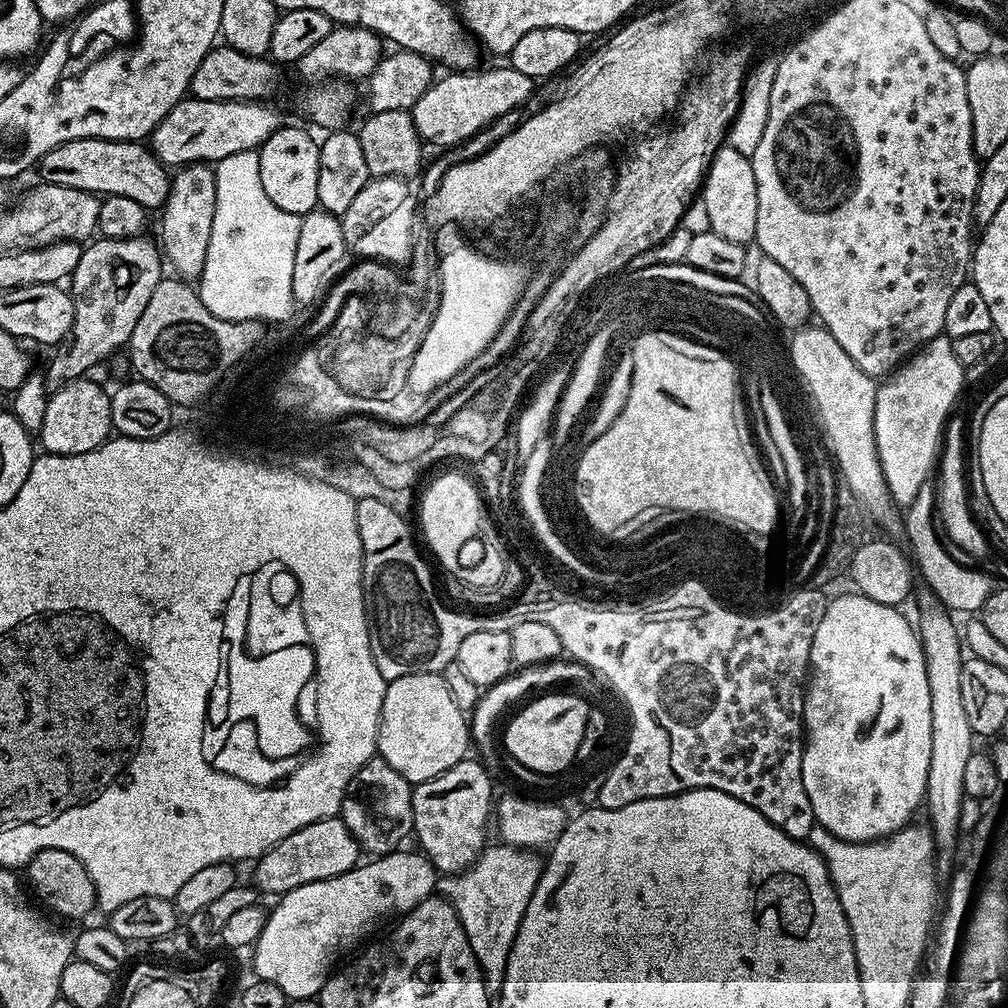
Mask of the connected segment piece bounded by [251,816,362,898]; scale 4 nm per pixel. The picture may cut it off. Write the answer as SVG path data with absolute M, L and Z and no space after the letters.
M327 816L324 820L310 822L310 826L302 826L302 830L294 830L294 834L282 838L282 842L264 852L255 861L251 883L257 893L269 892L272 898L279 898L298 886L346 874L357 867L359 856L362 856L360 843L350 834L344 821Z

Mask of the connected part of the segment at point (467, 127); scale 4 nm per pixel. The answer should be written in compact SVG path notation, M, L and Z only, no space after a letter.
M510 66L488 68L485 72L480 71L457 72L452 70L444 74L448 76L442 77L441 80L440 77L433 79L426 94L422 94L422 98L418 98L418 102L414 102L414 106L410 109L413 124L421 141L428 143L429 140L432 144L444 144L443 146L461 144L463 140L469 140L471 136L478 134L487 124L492 124L502 114L515 108L525 107L534 89L533 77L522 74L522 70L514 70Z

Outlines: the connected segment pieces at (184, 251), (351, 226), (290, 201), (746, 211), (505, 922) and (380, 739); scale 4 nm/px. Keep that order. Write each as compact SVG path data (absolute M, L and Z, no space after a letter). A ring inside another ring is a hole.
M202 162L185 165L177 172L179 173L175 173L171 179L172 186L167 201L160 210L163 220L158 238L167 261L169 258L176 270L174 272L183 281L192 282L199 279L205 266L216 204L215 176L214 170Z
M377 176L355 196L350 210L340 217L344 247L356 258L389 265L409 263L412 255L411 230L417 223L416 196L407 179L398 176ZM389 260L389 261L388 261Z
M283 126L266 138L258 148L260 154L260 177L262 190L282 210L303 217L317 207L318 198L318 162L320 161L320 145L308 132L300 128Z
M721 146L702 180L702 198L710 217L712 231L730 238L730 242L751 245L756 238L758 222L758 194L752 161L736 148Z
M496 842L493 848L492 845L485 847L473 864L463 872L444 874L439 877L439 895L447 900L458 914L458 918L466 930L466 938L470 938L470 950L474 950L474 958L482 970L484 985L487 986L489 993L499 993L502 986L510 958L510 950L516 941L522 918L526 914L526 906L530 906L530 898L540 881L541 871L541 857L536 857L536 854L531 851L509 847L503 842Z
M438 672L410 674L389 683L384 701L380 725L376 735L376 750L402 778L415 786L450 770L459 760L469 755L470 724L466 714L454 706L450 698L450 686Z

